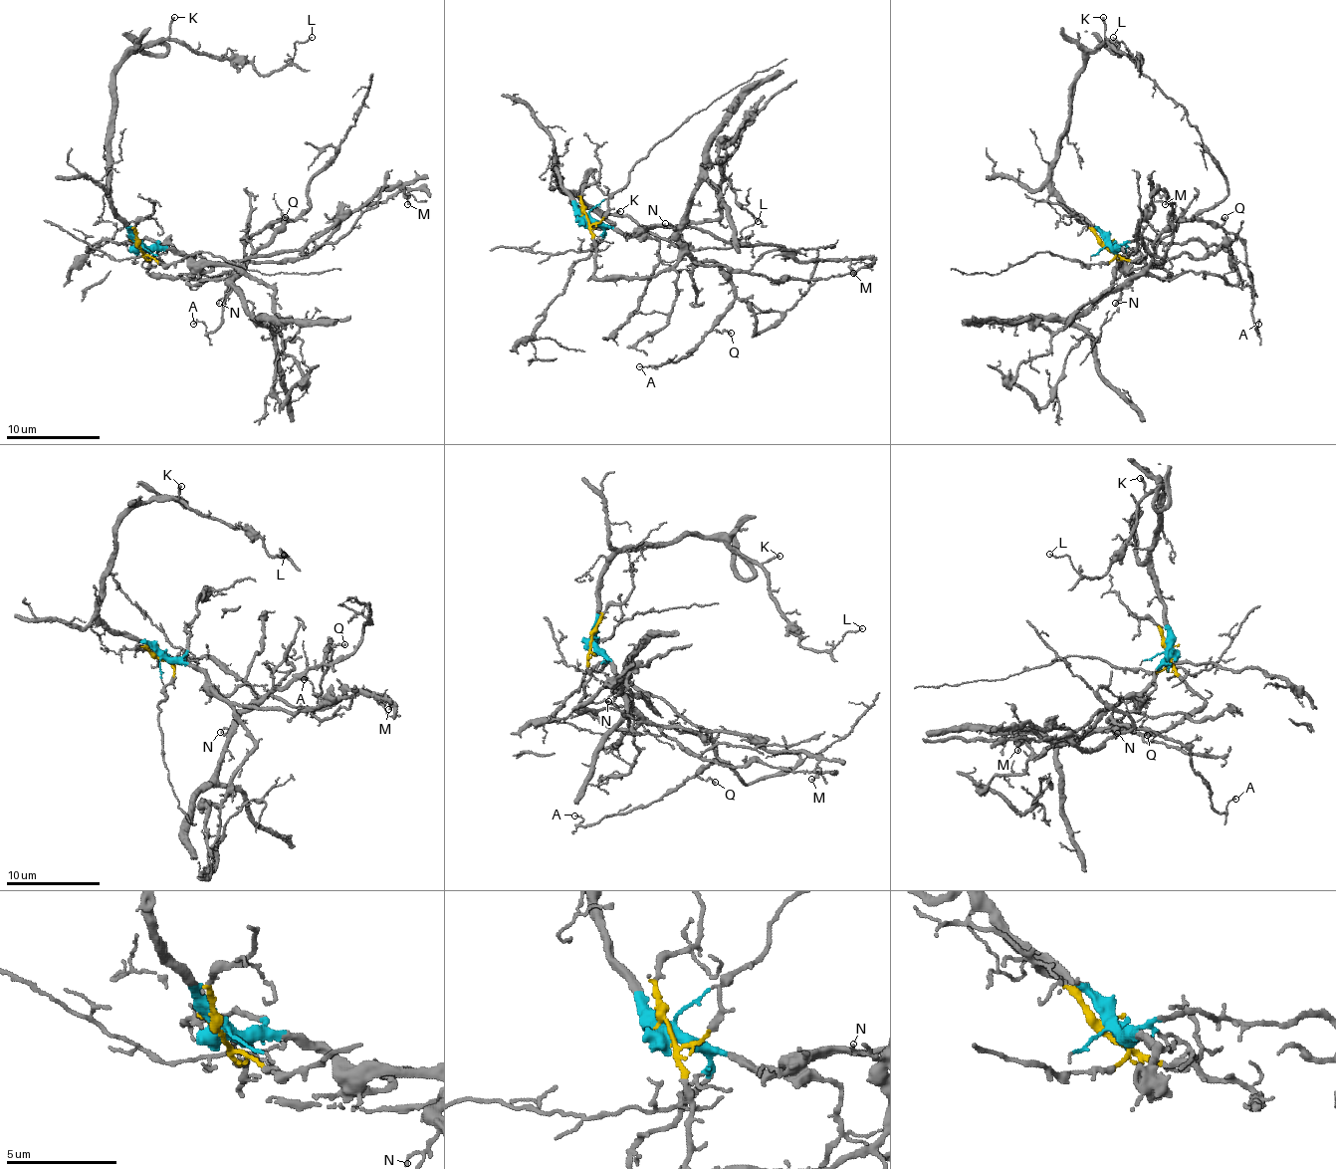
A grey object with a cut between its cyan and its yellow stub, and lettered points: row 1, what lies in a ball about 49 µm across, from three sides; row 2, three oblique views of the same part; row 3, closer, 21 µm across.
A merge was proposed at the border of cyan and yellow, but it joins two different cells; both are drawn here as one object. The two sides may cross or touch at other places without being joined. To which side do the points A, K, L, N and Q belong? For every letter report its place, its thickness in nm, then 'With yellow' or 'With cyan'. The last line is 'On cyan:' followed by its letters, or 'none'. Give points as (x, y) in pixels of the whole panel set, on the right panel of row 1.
A: Place: (1258, 324). Thickness 110 nm. With yellow
K: Place: (1103, 17). Thickness 170 nm. With cyan
L: Place: (1113, 37). Thickness 120 nm. With cyan
N: Place: (1115, 303). Thickness 90 nm. With yellow
Q: Place: (1224, 217). Thickness 150 nm. With yellow
On cyan: K, L

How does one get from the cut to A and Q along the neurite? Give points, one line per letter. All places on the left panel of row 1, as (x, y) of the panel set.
A: (140, 247), (152, 275), (230, 280), (289, 221), (272, 221), (246, 242), (223, 322), (213, 332), (192, 324)
Q: (140, 247), (150, 261), (147, 270), (152, 275), (230, 280), (286, 221), (270, 225), (284, 216)

